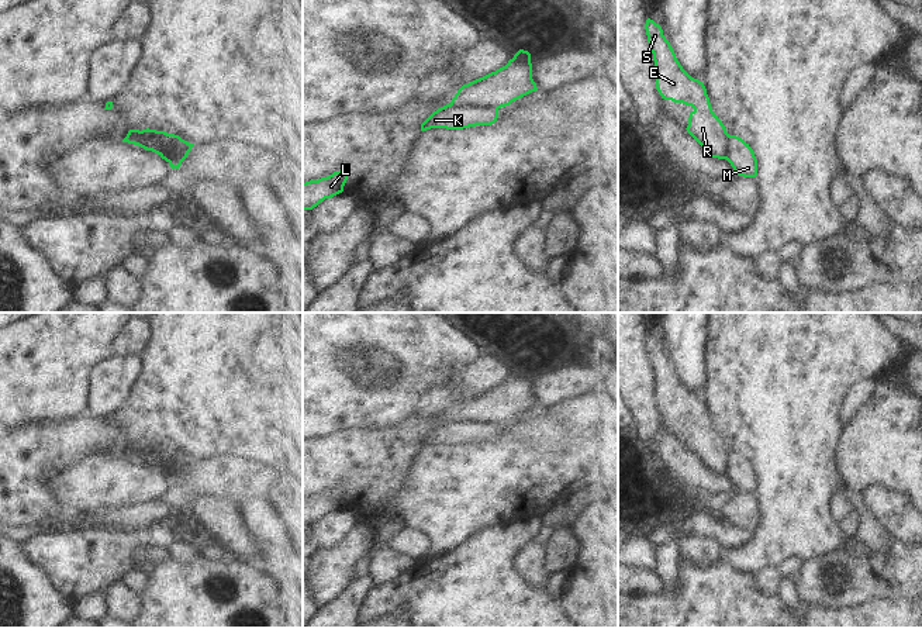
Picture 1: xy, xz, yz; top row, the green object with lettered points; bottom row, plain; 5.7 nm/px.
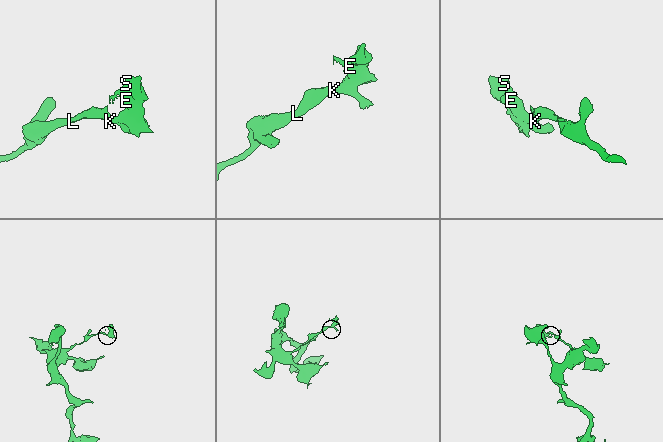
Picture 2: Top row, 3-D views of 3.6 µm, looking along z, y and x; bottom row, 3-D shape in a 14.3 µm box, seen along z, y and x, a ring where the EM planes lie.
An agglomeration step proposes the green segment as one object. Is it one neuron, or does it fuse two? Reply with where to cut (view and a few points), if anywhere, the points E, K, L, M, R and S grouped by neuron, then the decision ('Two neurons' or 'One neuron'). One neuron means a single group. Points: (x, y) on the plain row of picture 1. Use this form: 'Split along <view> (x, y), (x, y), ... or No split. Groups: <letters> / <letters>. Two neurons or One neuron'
Split along xy (140, 447), (144, 451), (168, 459), (176, 459), (182, 465). Groups: E R S / K L M. Two neurons

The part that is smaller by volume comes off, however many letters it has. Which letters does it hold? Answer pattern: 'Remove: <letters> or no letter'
Remove: E, R, S

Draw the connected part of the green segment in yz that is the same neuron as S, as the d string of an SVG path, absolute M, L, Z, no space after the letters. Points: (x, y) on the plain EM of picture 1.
M648 334L645 345L653 369L653 387L659 410L664 415L691 421L694 425L688 432L687 448L711 473L726 475L729 449L712 427L704 398L683 384L659 339Z

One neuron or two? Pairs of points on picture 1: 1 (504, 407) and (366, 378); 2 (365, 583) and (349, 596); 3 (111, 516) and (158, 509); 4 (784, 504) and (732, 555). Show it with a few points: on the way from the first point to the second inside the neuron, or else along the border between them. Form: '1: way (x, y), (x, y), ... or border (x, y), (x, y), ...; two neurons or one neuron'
1: way (470, 407), (456, 407), (422, 378), (400, 378); one neuron
2: way (361, 587), (354, 594); one neuron
3: way (123, 516), (147, 514); one neuron
4: way (783, 521), (749, 555); one neuron

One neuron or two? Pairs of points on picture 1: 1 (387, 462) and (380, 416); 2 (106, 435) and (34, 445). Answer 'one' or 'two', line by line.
1: two
2: one

